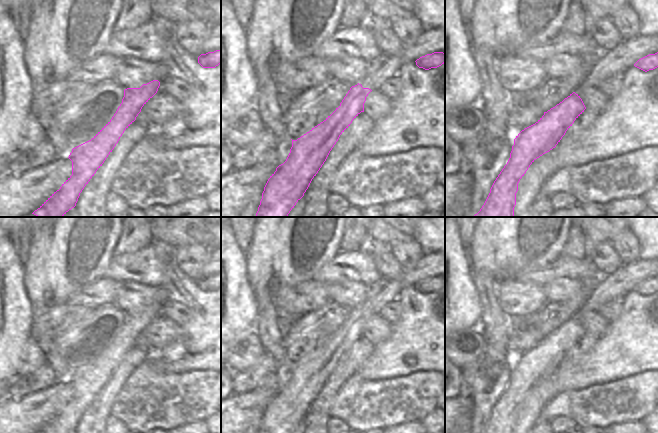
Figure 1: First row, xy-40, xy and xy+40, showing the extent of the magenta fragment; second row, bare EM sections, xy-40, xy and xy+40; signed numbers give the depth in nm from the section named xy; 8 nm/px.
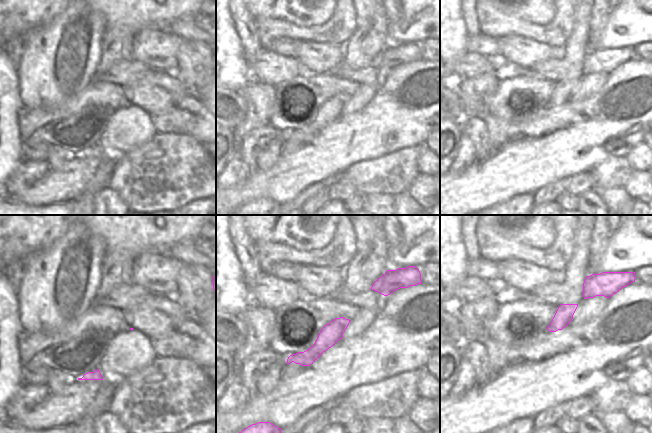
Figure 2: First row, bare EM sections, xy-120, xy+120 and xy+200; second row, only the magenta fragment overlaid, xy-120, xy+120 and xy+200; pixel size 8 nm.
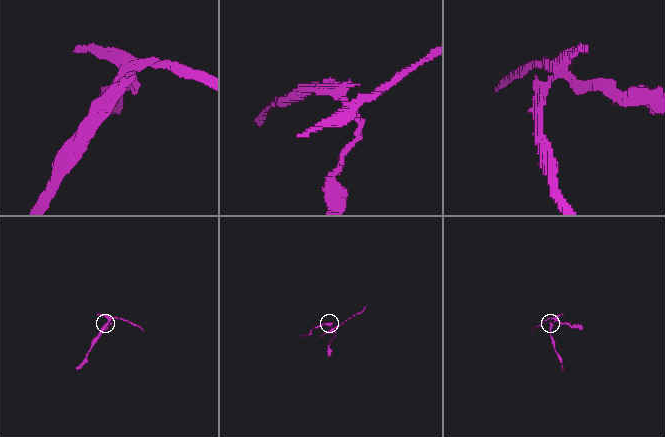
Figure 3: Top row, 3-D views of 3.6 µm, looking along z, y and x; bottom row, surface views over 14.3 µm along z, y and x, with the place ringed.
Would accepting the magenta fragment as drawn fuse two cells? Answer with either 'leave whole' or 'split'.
split

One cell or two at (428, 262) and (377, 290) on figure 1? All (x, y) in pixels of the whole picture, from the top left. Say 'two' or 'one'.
one

